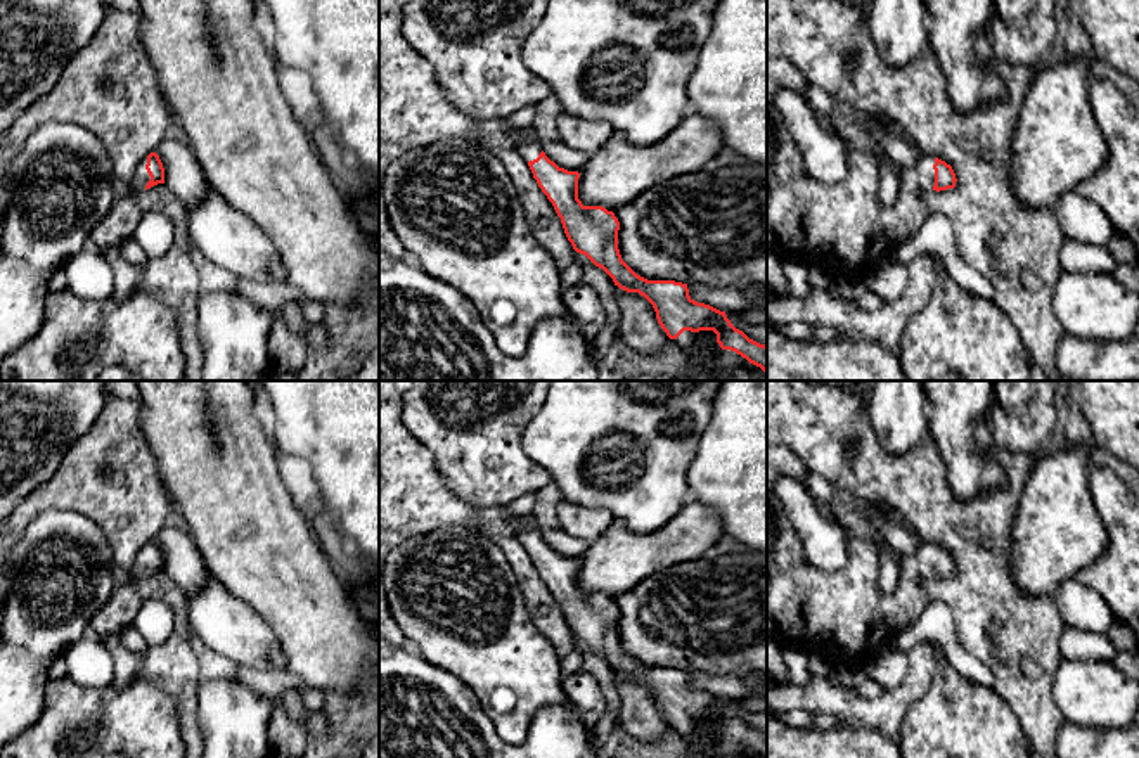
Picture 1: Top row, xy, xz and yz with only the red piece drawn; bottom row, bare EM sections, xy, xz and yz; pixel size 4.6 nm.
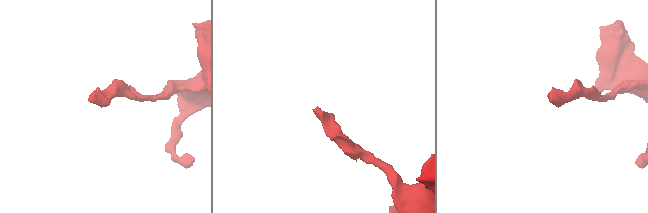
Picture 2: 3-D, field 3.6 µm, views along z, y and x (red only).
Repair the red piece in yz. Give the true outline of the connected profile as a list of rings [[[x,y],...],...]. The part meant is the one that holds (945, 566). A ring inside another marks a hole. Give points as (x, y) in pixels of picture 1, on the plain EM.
[[[769,446],[767,448],[767,639],[775,640],[786,651],[800,651],[800,652],[801,652],[805,644],[815,642],[817,651],[831,652],[834,656],[836,665],[845,661],[848,665],[853,665],[853,666],[859,666],[859,668],[866,670],[867,665],[871,663],[871,659],[879,651],[885,649],[885,646],[893,637],[893,633],[900,626],[919,620],[919,616],[923,614],[926,606],[933,601],[933,597],[928,594],[928,590],[924,590],[919,585],[919,580],[921,578],[936,578],[936,580],[940,580],[940,578],[954,576],[957,566],[956,566],[956,561],[954,561],[952,554],[947,552],[945,549],[942,549],[938,545],[923,543],[917,552],[914,552],[912,556],[909,556],[902,561],[895,590],[891,594],[883,594],[879,590],[879,585],[878,585],[878,545],[871,538],[866,538],[866,536],[860,536],[860,535],[853,533],[848,526],[845,526],[846,538],[848,538],[848,562],[843,568],[826,571],[826,569],[819,569],[819,568],[814,568],[814,566],[807,564],[805,559],[803,559],[803,547],[801,547],[801,542],[798,538],[798,533],[795,531],[789,516],[786,514],[784,507],[779,504],[777,497],[772,491],[772,485],[779,476],[788,476],[788,478],[798,479],[798,481],[807,485],[807,474],[808,474],[808,469],[789,448],[786,448],[786,446]]]

